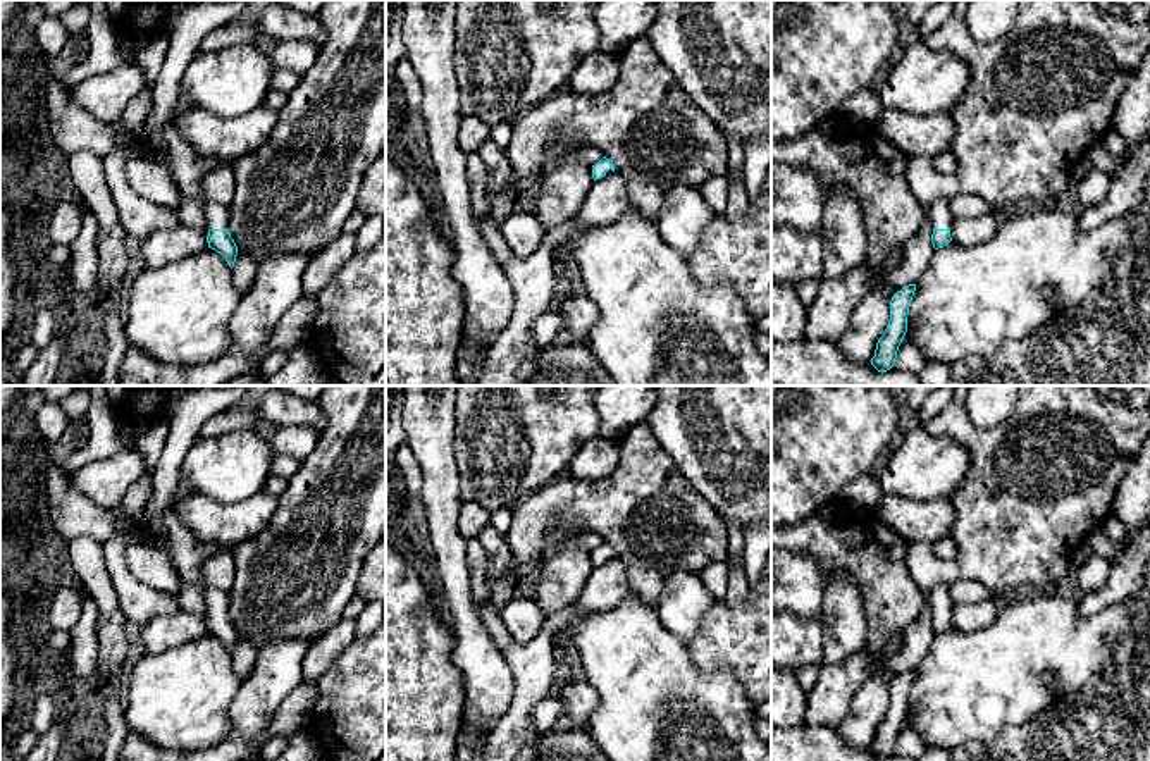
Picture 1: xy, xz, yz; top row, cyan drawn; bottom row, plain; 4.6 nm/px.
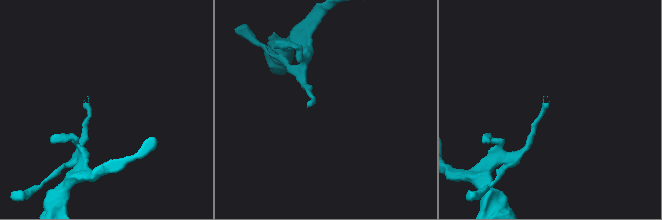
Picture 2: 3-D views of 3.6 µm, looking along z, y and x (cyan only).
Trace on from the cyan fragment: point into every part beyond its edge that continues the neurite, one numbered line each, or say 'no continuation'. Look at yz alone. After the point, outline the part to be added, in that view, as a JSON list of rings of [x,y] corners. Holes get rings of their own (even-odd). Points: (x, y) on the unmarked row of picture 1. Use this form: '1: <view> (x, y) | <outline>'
1: yz (939, 600) | [[[945,582],[938,584],[928,594],[928,604],[933,615],[950,615],[954,608],[954,601],[949,592],[949,585]]]

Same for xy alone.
1: xy (188, 553) | [[[172,506],[164,510],[162,522],[167,527],[169,551],[177,575],[184,582],[195,584],[201,589],[208,615],[227,615],[229,596],[220,587],[212,587],[203,580],[201,563],[215,553],[232,549],[215,542],[200,541],[176,518]]]

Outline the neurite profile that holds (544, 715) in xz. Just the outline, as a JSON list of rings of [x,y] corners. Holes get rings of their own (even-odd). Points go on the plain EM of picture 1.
[[[554,696],[535,704],[535,708],[532,709],[532,715],[530,715],[534,728],[539,733],[544,733],[544,732],[554,728],[556,720],[560,718],[561,711],[563,711],[563,704]]]

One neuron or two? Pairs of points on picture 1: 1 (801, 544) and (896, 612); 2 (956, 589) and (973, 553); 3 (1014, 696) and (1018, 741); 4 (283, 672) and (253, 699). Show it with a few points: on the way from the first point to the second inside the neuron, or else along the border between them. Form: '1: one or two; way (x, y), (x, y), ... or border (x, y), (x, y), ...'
1: one; way (827, 544), (840, 544), (882, 586)
2: two; border (956, 579), (975, 579), (994, 596)
3: two; border (1049, 703), (1025, 723), (1006, 727), (989, 742)
4: one; way (276, 677), (260, 692)

